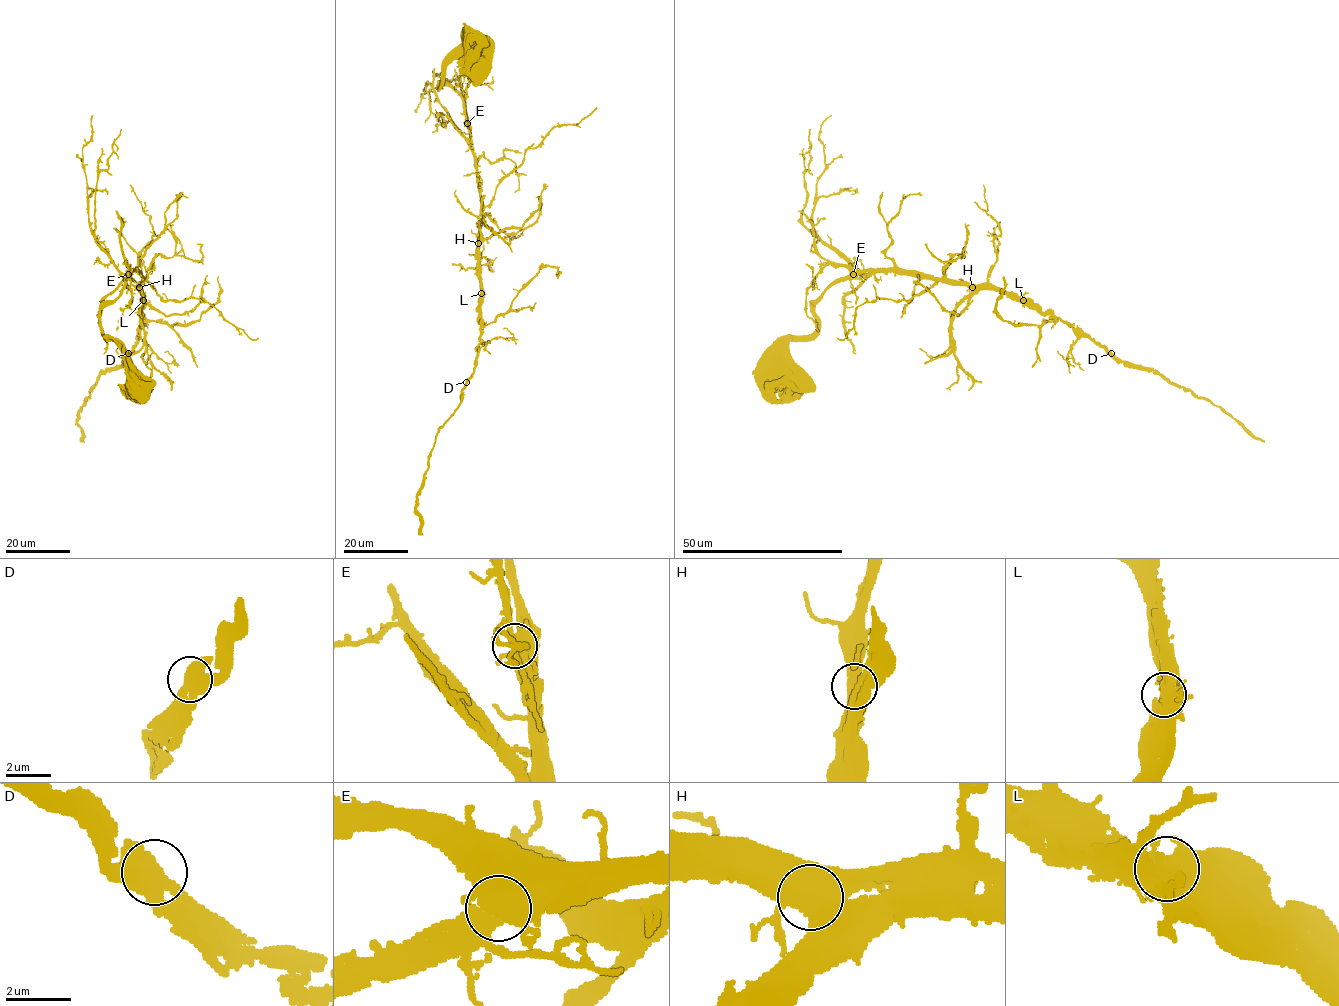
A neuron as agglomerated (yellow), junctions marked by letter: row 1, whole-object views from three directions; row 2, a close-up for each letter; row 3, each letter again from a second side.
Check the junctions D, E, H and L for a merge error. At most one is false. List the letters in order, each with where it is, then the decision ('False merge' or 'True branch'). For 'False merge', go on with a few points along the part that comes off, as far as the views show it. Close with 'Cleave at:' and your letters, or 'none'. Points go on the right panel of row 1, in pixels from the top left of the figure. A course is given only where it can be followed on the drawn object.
D: Place: (1111, 353). True branch
E: Place: (853, 274). True branch
H: Place: (972, 287). True branch
L: Place: (1023, 300). True branch
Cleave at: none

